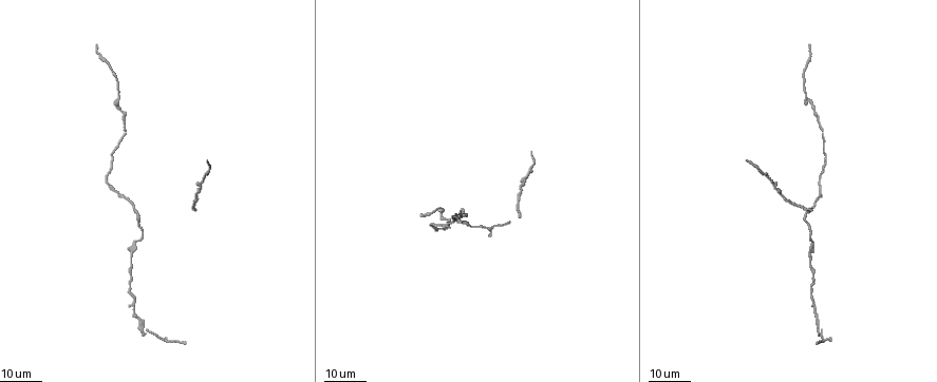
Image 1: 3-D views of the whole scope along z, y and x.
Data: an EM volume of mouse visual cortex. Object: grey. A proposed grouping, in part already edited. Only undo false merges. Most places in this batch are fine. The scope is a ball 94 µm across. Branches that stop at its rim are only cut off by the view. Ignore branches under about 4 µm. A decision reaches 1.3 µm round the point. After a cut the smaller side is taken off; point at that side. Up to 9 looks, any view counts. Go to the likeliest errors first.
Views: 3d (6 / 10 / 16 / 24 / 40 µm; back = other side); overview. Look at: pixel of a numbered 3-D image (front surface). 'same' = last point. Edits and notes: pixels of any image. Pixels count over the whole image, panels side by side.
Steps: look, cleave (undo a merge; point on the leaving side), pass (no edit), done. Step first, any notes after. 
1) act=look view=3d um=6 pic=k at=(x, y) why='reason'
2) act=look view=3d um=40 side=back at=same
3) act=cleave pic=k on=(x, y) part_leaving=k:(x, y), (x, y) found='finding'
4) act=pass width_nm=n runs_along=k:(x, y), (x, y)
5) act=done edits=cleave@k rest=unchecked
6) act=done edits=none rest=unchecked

act=look view=3d um=24 pic=1 at=(812, 303) why='two arms in line, one across'

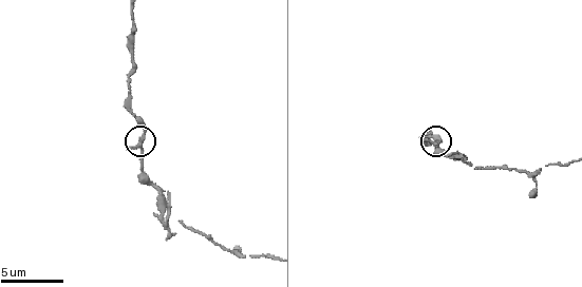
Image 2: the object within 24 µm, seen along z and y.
act=look view=3d um=10 pic=2 at=(141, 137)

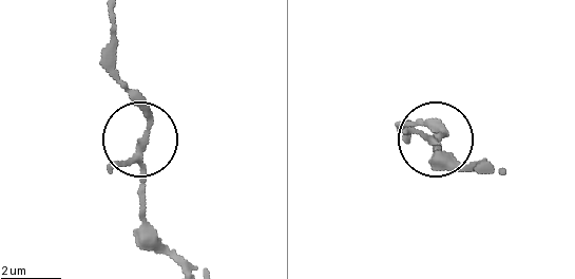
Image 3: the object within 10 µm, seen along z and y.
act=look view=3d um=6 pic=3 at=(145, 141) why='closer look'

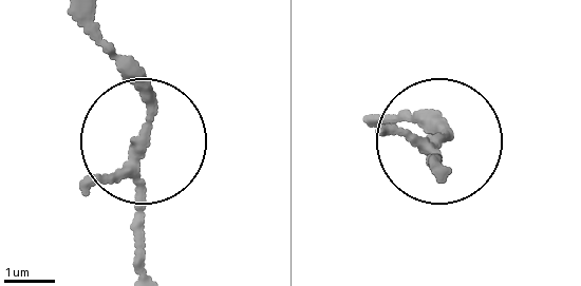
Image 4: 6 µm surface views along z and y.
act=pass arms=3 runs_along=4:(89, 15), (148, 116), (139, 263) found='one cell here'

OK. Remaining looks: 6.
act=look view=3d um=16 pic=2 at=(239, 253) why='thick turns thin'

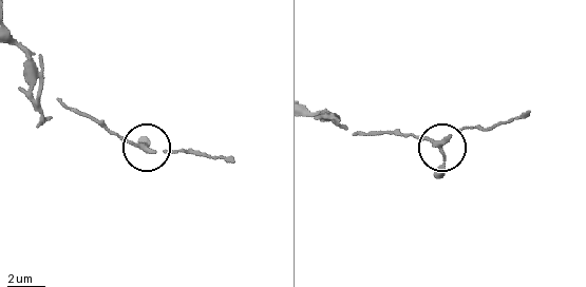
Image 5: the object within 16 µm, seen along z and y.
act=pass width_nm=190 runs_along=5:(315, 114), (362, 133), (405, 133), (438, 145), (479, 126) found='one cell here'

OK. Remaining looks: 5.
act=look view=3d um=24 pic=1 at=(129, 255) why='thick turns thin'

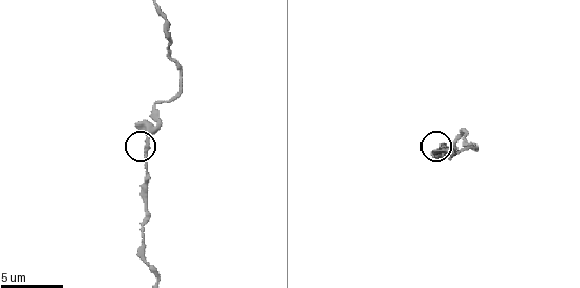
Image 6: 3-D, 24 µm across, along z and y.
act=look view=3d um=10 pic=6 at=(148, 145)

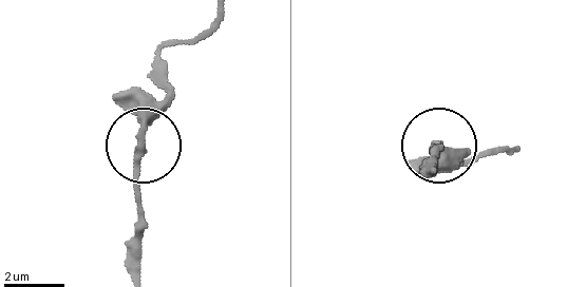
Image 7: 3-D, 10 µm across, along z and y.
act=pass found='continuous, no second cell'

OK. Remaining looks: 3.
act=look view=3d um=16 pic=1 at=(804, 206) why='narrows sharply'

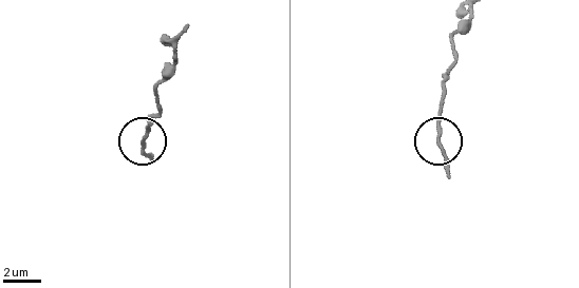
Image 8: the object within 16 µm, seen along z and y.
act=look view=3d um=10 pic=8 at=(440, 145)

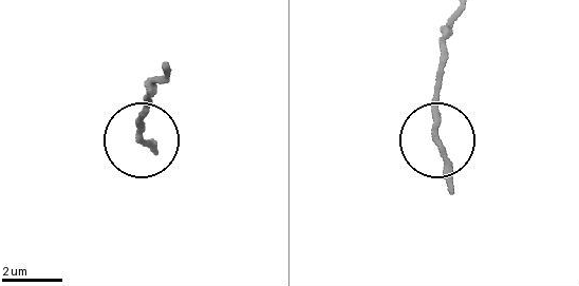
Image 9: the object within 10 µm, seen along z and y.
act=pass found='one cell here'

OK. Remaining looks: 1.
act=done edits=none rest=unchecked

